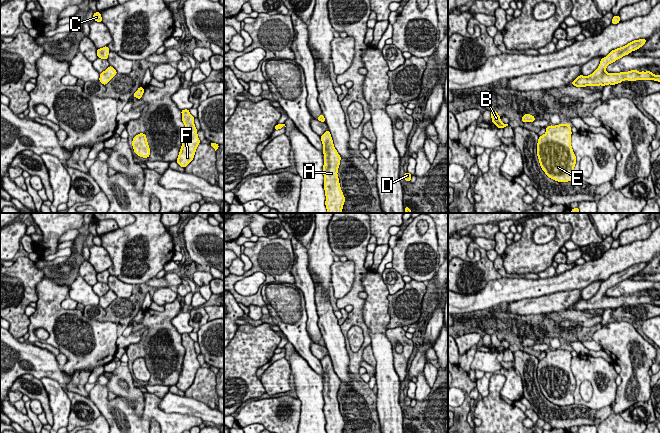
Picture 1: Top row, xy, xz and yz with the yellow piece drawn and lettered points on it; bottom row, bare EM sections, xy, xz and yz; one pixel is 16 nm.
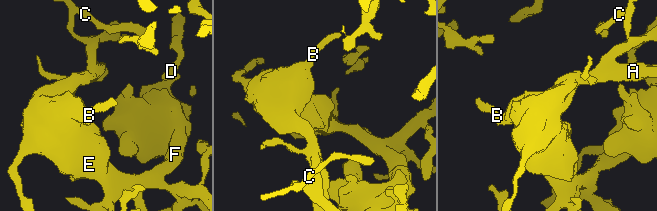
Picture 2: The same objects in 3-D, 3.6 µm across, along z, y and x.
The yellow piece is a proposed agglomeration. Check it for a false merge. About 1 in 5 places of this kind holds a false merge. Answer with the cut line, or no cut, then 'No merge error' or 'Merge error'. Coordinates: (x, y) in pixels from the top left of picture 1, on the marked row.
No split. No merge error

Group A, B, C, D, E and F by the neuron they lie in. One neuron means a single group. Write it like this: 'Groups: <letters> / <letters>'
Groups: A B C D E F

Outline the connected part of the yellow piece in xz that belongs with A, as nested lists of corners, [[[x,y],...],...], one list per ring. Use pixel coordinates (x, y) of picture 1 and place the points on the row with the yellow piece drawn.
[[[329,130],[320,136],[320,138],[323,143],[323,175],[327,213],[342,213],[345,197],[340,188],[337,175],[341,157],[334,147]]]

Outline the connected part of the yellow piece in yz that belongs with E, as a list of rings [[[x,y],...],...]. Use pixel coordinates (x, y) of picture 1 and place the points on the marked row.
[[[563,123],[556,126],[547,126],[546,133],[539,136],[538,139],[537,156],[540,166],[549,178],[558,182],[574,180],[576,156],[571,147],[571,134],[571,126]]]

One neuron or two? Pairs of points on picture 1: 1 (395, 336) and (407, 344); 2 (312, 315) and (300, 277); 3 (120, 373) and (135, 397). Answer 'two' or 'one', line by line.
1: one
2: one
3: one

